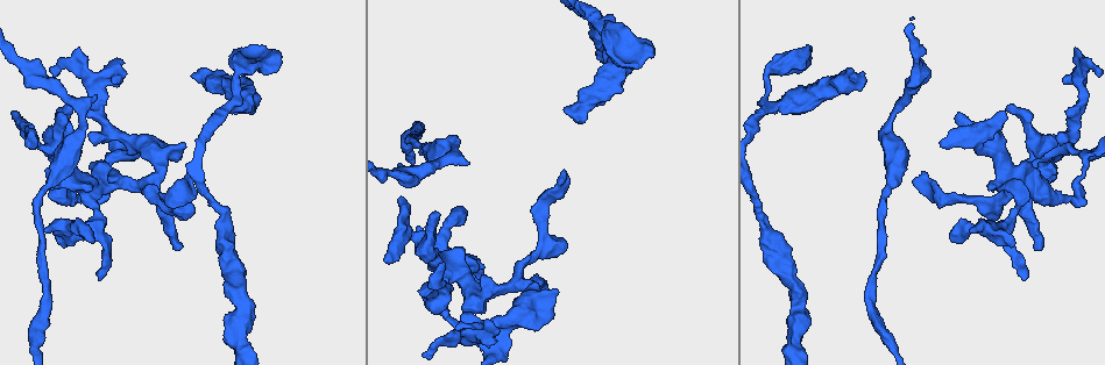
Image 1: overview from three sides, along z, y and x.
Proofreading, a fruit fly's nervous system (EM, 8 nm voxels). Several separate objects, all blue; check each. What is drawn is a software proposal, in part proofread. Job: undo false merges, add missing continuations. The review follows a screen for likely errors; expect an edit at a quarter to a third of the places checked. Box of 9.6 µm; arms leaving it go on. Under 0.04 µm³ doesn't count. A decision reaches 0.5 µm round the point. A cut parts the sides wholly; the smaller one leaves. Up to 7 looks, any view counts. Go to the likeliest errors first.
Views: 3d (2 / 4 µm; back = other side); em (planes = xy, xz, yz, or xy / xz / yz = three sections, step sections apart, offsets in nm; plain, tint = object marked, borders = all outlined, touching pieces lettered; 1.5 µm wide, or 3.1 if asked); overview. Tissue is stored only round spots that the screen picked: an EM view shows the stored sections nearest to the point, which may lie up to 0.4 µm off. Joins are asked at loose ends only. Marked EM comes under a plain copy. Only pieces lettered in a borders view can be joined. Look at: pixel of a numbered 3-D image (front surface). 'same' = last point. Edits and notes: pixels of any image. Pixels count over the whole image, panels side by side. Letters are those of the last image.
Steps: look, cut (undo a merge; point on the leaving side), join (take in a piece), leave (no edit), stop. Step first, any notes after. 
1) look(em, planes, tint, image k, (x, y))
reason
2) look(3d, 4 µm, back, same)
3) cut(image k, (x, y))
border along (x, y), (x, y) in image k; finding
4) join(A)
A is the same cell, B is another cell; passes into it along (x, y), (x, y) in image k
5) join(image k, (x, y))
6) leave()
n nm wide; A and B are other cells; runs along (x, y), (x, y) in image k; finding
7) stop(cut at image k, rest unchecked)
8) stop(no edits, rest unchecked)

look(em, xz, step 4, borders, image 1, (281, 57))
free end

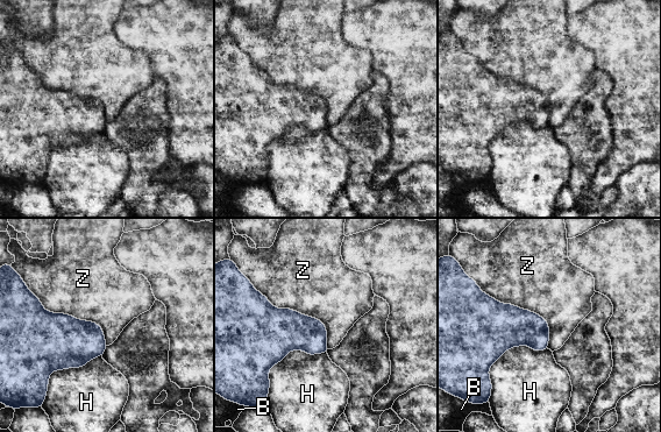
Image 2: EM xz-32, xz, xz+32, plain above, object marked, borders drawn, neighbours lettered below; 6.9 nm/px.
leave()
B, H and Z are other cells; none of them fits

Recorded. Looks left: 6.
look(em, xy, step 8, tint, image 1, (495, 343))
free end

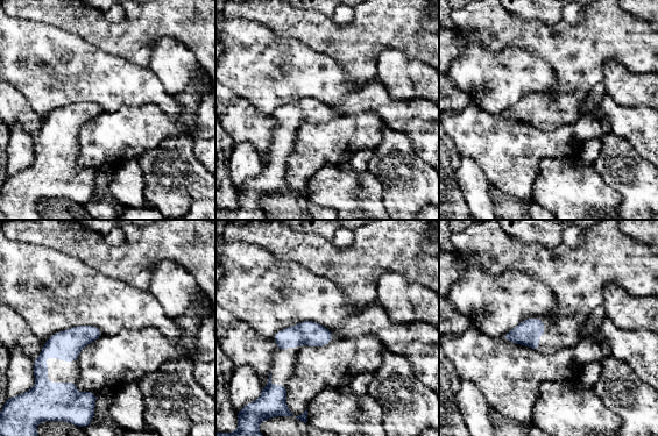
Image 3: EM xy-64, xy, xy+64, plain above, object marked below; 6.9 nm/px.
look(em, planes, borders, same)

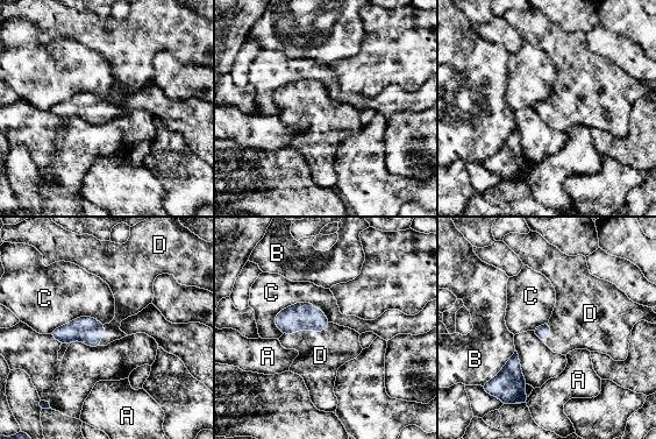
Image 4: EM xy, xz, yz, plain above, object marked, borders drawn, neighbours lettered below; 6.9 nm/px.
join(D)
D is the same cell, A, B and C are other cells; the neuron continues

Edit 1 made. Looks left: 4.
look(em, xz, step 4, borders, image 1, (96, 94))

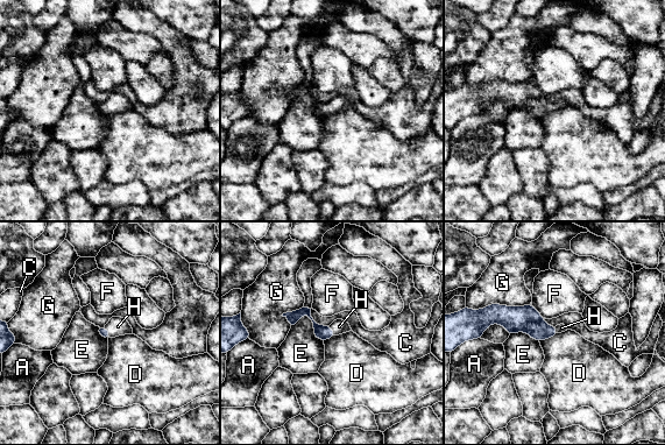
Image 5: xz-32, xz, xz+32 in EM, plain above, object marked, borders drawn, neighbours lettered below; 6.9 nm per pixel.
look(em, planes, borders, same)
another direction

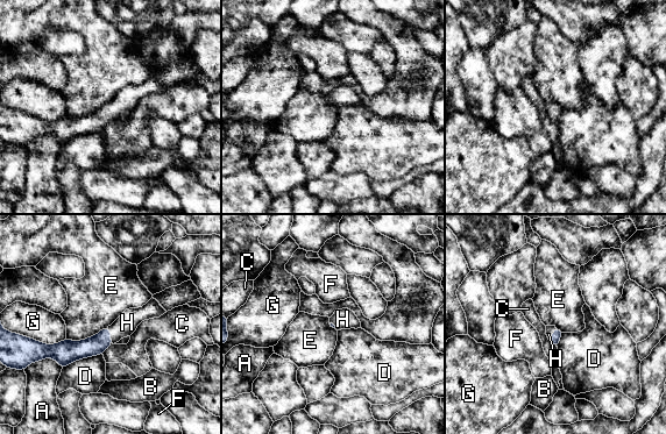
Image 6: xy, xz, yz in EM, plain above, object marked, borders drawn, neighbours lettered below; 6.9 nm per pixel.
join(H)
H is the same cell, A, B, C, D, E, F and G are other cells; passes into it along (94, 346), (110, 335), (127, 322) in image 6; it goes on there

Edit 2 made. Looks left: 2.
stop(join at image 4, join at image 6, rest unchecked)

